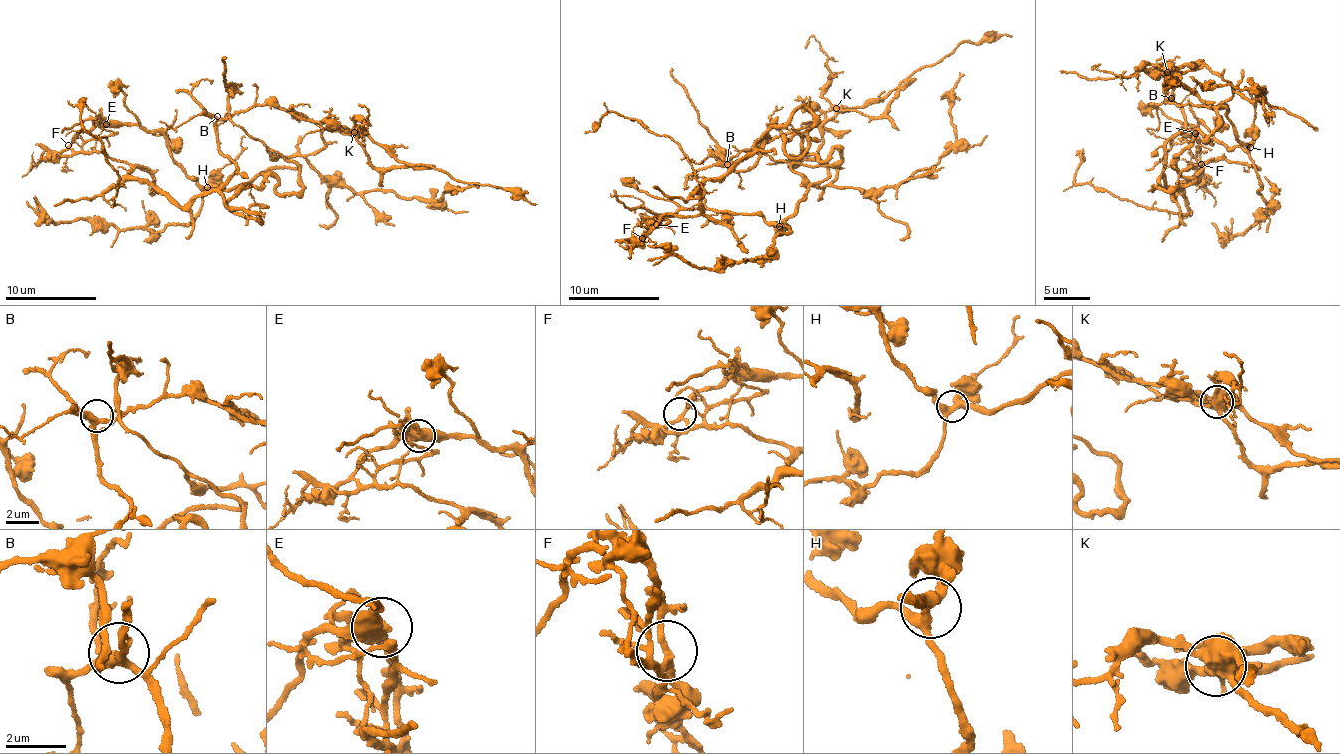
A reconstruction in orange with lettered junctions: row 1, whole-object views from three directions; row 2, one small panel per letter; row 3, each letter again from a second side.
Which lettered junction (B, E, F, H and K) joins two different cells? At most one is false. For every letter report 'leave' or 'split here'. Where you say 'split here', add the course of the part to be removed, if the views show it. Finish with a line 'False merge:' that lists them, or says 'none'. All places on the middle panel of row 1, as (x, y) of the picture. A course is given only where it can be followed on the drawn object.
B: leave
E: leave
F: leave
H: leave
K: split here; foreign part runs (836, 108), (878, 117), (887, 103), (917, 78)
False merge: K

